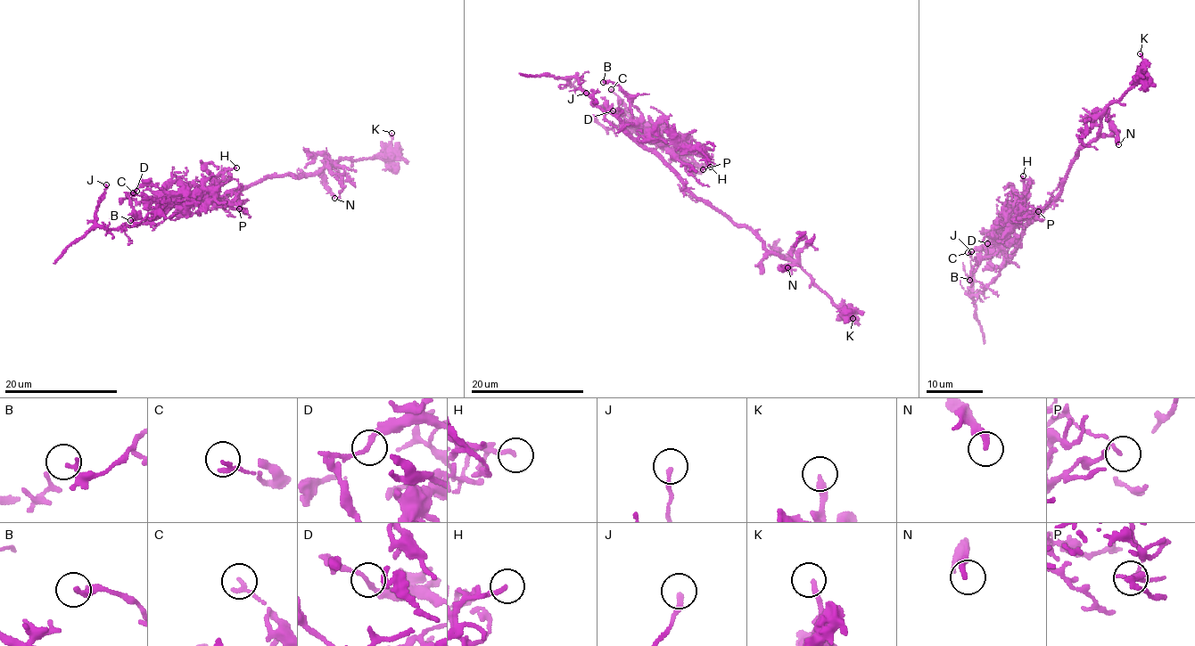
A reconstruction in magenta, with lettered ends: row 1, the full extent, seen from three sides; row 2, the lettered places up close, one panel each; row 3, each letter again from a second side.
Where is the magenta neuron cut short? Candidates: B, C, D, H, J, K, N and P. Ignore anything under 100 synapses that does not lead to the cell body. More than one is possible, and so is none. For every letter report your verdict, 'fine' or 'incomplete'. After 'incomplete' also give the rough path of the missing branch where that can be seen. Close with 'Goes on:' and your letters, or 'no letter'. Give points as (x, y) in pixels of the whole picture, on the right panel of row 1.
B: fine
C: fine
D: fine
H: fine
J: fine
K: fine
N: fine
P: fine
Goes on: no letter

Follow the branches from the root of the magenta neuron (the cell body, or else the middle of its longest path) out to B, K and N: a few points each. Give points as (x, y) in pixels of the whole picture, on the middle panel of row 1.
B: (691, 192), (625, 129), (624, 125), (630, 120), (632, 114), (630, 100), (617, 85), (603, 82)
K: (691, 192), (725, 213), (735, 223), (745, 224), (769, 250), (794, 260), (852, 318)
N: (691, 192), (735, 223), (745, 224), (769, 250), (788, 258), (791, 265), (781, 269), (787, 267)

